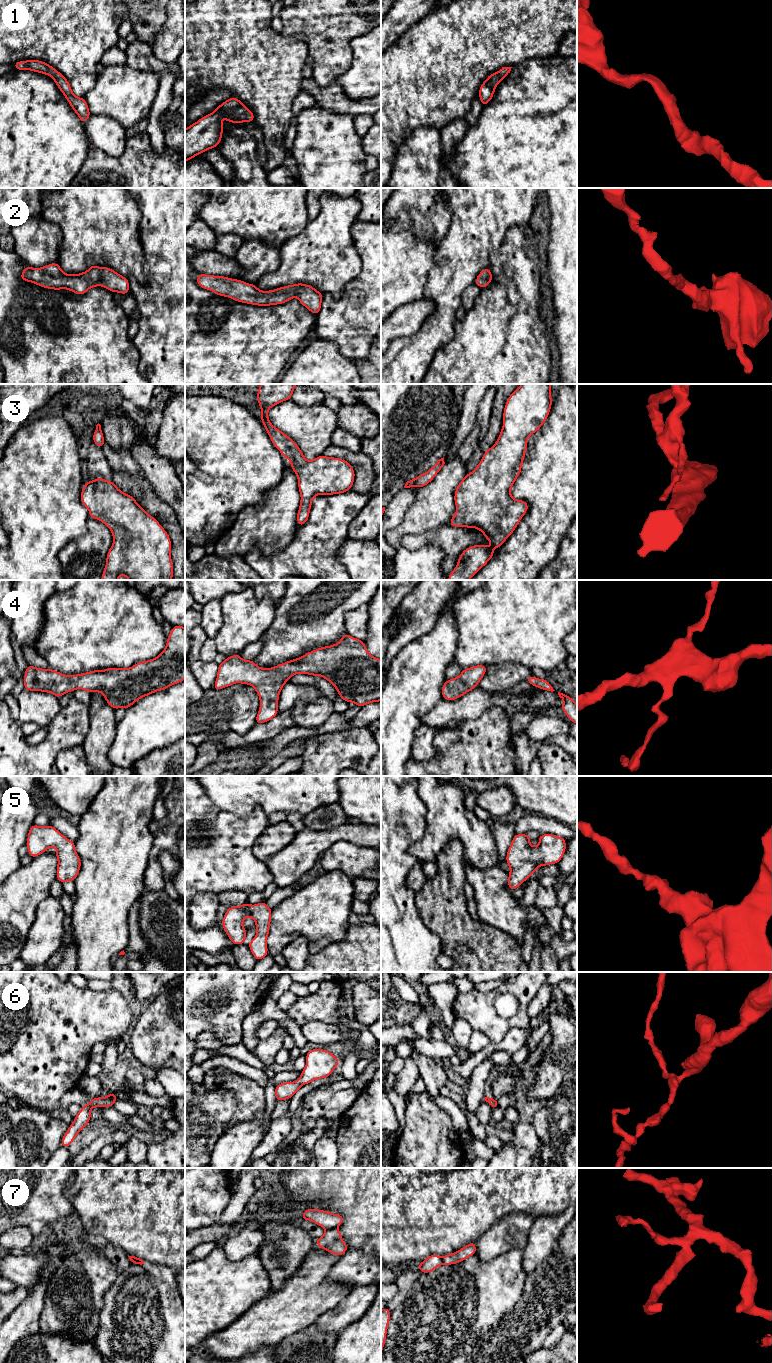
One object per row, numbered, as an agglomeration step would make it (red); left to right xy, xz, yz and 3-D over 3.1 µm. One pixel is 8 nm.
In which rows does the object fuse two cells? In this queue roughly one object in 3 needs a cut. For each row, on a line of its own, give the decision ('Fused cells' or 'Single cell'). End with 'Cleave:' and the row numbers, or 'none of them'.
1: Single cell
2: Single cell
3: Single cell
4: Single cell
5: Single cell
6: Single cell
7: Fused cells
Cleave: 7

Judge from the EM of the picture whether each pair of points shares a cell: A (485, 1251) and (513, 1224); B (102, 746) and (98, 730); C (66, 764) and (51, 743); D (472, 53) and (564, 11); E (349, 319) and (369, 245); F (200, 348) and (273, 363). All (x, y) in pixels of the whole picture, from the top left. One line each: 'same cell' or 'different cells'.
A: same cell
B: same cell
C: different cells
D: same cell
E: same cell
F: same cell

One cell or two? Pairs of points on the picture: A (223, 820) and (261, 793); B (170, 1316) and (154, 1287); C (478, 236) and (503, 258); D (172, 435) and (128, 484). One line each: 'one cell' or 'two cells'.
A: two cells
B: one cell
C: two cells
D: two cells

